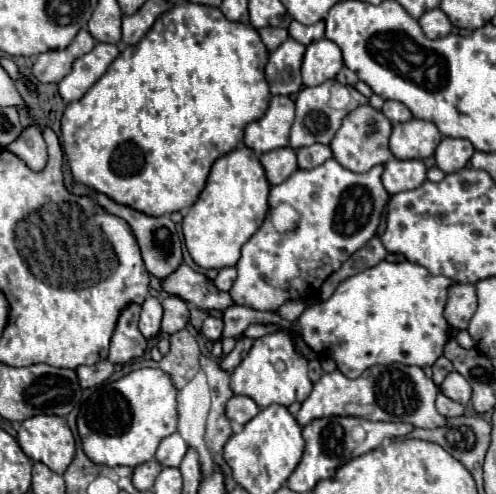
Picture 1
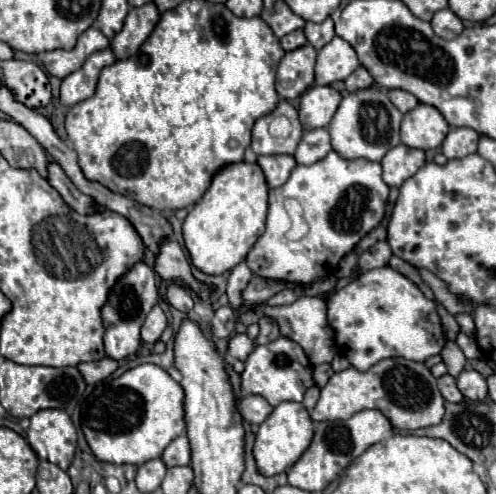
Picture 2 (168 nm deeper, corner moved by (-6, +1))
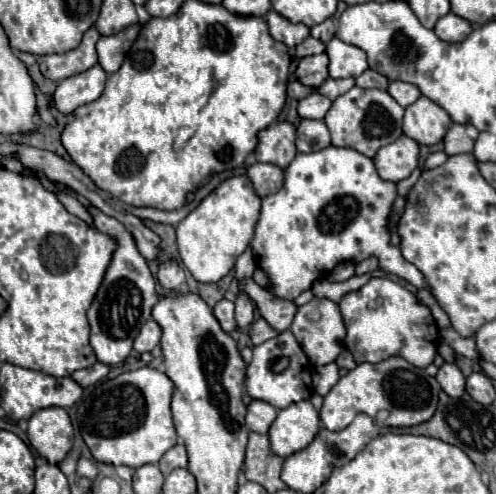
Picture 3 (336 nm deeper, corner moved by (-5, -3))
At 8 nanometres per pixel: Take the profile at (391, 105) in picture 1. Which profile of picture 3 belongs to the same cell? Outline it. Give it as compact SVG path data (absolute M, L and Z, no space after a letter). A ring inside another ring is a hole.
M393 81L393 83L389 83L387 93L389 93L401 107L409 107L411 103L415 103L415 101L421 97L421 93L419 93L417 87L413 87L411 83L403 83L403 81Z

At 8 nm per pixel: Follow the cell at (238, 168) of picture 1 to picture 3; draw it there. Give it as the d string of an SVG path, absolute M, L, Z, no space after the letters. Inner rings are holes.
M233 175L217 185L179 225L177 245L183 265L199 283L221 281L235 265L237 257L249 247L261 211L261 197L255 193L247 175Z

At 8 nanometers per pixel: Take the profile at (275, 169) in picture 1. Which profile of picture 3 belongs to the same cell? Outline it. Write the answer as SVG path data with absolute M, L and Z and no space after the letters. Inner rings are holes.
M253 163L247 171L247 175L253 181L253 187L259 197L265 197L269 193L277 193L281 189L281 183L285 179L285 171L273 163Z

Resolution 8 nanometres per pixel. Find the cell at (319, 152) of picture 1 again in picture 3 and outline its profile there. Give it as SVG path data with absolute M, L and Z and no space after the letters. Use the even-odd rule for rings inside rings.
M303 119L297 127L297 151L299 153L313 153L321 151L331 145L329 129L323 121Z

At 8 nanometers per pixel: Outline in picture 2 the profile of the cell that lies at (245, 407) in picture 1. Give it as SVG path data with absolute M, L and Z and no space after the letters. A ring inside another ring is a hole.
M248 395L240 401L240 413L250 425L260 425L272 413L272 409L274 407L260 395Z

